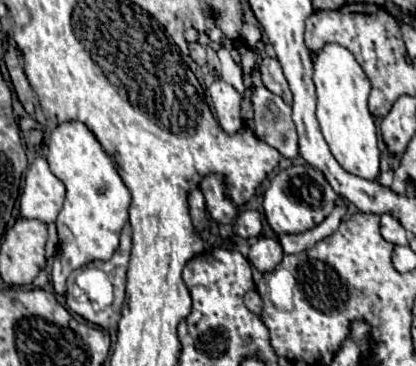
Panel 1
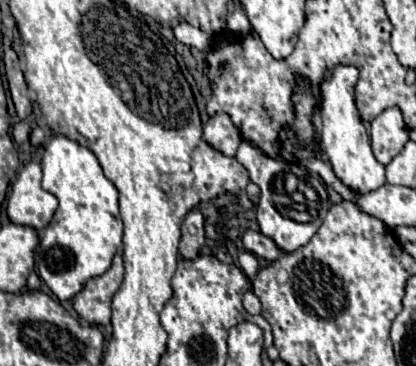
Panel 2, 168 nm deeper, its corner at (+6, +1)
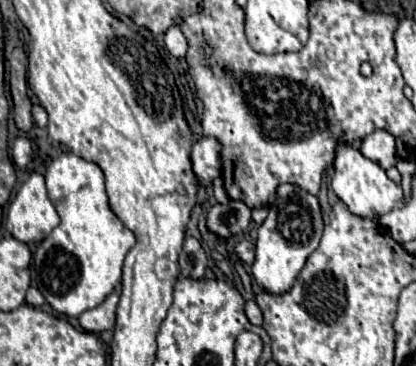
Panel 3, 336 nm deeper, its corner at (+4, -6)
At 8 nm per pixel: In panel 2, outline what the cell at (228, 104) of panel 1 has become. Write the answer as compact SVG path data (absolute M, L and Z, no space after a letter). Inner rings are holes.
M226 114L212 116L206 122L202 136L204 136L204 142L208 142L208 146L216 148L224 156L236 156L236 150L242 142L238 128L232 124L232 120Z

